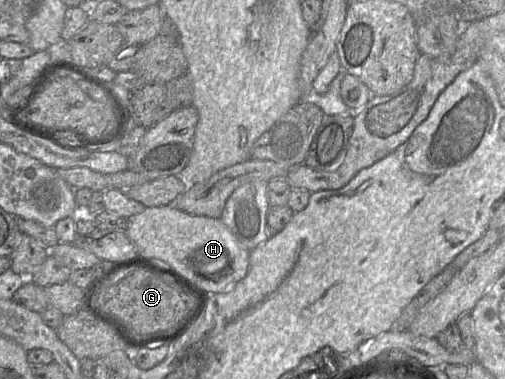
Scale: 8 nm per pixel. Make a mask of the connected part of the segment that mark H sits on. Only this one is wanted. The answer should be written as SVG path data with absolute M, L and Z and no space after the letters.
M175 205L146 207L144 211L129 218L126 234L137 248L137 253L151 258L161 265L175 268L183 276L210 293L222 293L242 280L249 270L250 250L234 235L220 218L194 215L178 209Z

